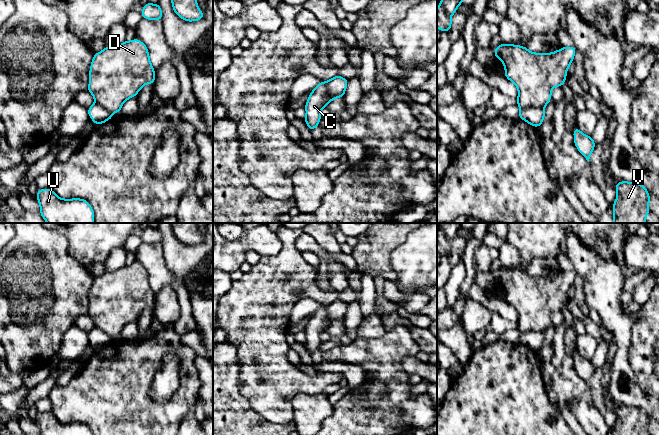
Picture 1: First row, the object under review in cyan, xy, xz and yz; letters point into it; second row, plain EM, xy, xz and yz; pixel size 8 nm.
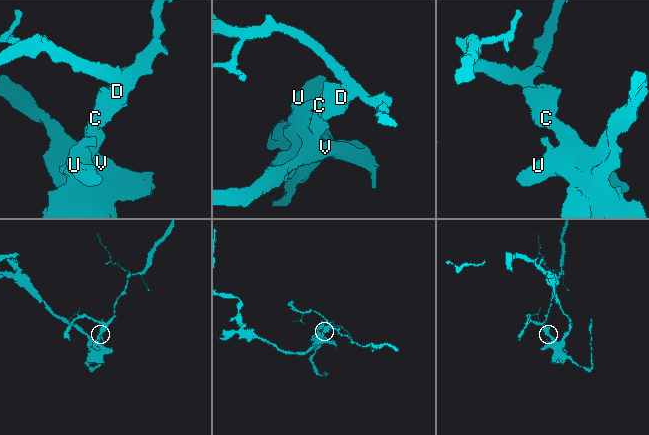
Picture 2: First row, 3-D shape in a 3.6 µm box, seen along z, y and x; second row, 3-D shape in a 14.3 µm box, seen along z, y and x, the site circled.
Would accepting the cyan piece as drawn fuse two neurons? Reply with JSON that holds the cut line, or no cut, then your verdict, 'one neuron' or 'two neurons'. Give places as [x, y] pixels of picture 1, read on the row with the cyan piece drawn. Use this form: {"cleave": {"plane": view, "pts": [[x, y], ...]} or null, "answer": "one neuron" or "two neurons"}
{"cleave": {"plane": "yz", "pts": [[543, 106], [527, 106], [520, 109]]}, "answer": "two neurons"}

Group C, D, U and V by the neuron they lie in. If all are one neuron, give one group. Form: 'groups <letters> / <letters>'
groups C U V / D

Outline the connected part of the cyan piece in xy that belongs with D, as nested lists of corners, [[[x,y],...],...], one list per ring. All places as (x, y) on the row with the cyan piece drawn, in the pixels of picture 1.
[[[138,39],[125,41],[116,47],[105,47],[95,53],[89,72],[88,91],[111,114],[120,112],[126,100],[135,97],[146,84],[155,81],[155,70],[150,62],[147,46]]]

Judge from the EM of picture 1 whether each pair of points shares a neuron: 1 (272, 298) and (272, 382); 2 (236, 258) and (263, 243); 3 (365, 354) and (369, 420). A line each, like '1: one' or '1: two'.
1: one
2: one
3: one

